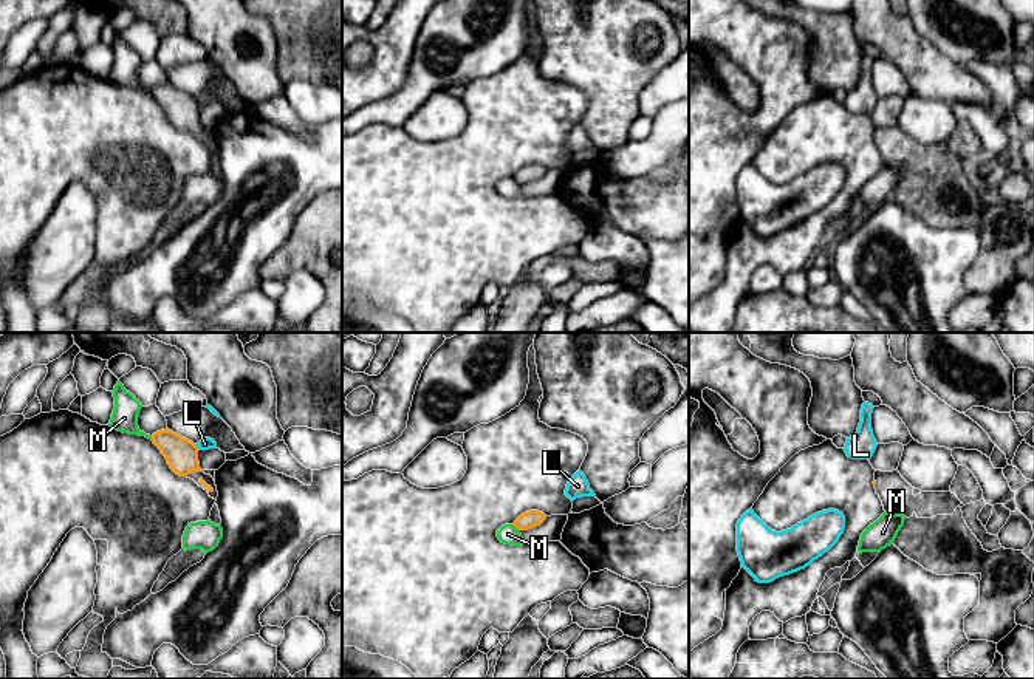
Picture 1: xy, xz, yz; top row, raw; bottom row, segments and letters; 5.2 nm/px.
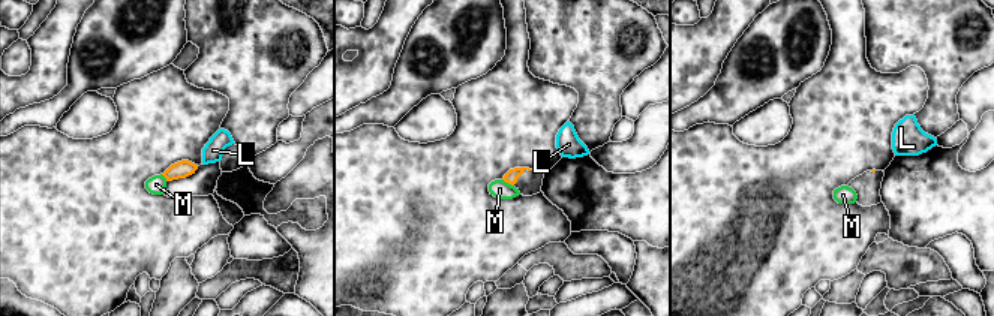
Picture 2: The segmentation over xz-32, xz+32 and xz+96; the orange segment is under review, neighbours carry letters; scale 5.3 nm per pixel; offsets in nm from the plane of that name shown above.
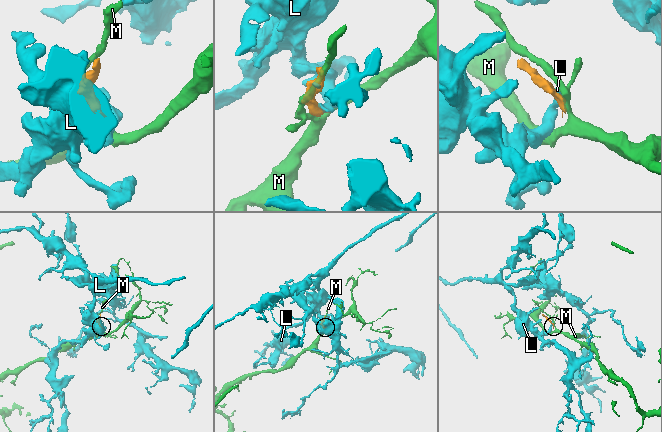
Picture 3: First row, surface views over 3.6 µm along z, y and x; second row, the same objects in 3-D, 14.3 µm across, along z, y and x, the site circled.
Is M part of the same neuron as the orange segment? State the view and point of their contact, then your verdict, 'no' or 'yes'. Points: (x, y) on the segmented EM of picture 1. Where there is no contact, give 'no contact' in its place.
meets orange in xz at (516, 526); no

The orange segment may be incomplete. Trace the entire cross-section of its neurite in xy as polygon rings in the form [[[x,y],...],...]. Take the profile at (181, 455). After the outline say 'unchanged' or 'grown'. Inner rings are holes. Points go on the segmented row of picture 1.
[[[169,428],[153,433],[152,441],[176,475],[193,479],[211,498],[217,500],[218,492],[214,478],[200,469],[197,444]]]; grown

